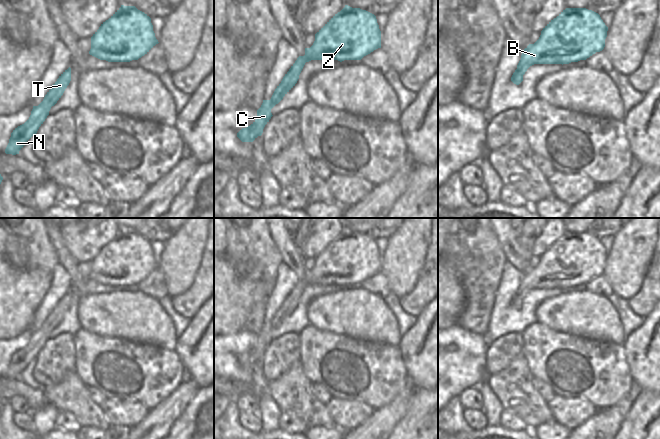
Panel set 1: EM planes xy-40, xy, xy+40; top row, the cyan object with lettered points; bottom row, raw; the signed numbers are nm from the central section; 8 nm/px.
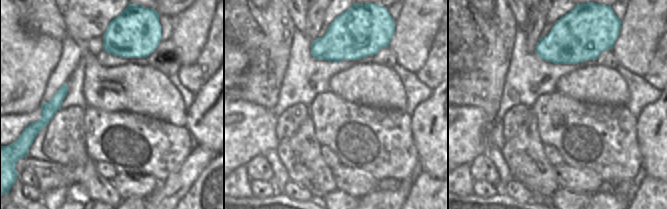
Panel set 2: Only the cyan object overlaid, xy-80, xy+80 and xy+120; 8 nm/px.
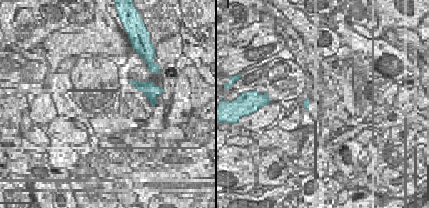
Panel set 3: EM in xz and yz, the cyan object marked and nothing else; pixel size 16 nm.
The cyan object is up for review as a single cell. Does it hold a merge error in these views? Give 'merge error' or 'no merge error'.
no merge error

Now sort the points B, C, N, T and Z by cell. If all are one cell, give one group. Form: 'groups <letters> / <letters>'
groups B C N T Z

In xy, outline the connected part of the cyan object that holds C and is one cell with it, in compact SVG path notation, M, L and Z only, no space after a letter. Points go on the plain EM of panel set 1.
M345 229L315 258L313 269L310 272L305 272L304 280L297 282L275 313L271 323L263 324L261 331L257 334L257 343L250 350L242 352L237 357L237 361L242 366L253 366L258 360L262 359L265 349L273 340L271 333L295 310L306 286L311 284L338 284L340 286L361 284L378 272L381 272L381 255L376 240L366 234Z

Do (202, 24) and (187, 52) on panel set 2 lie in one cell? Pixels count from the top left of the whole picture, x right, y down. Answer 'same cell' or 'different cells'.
same cell

